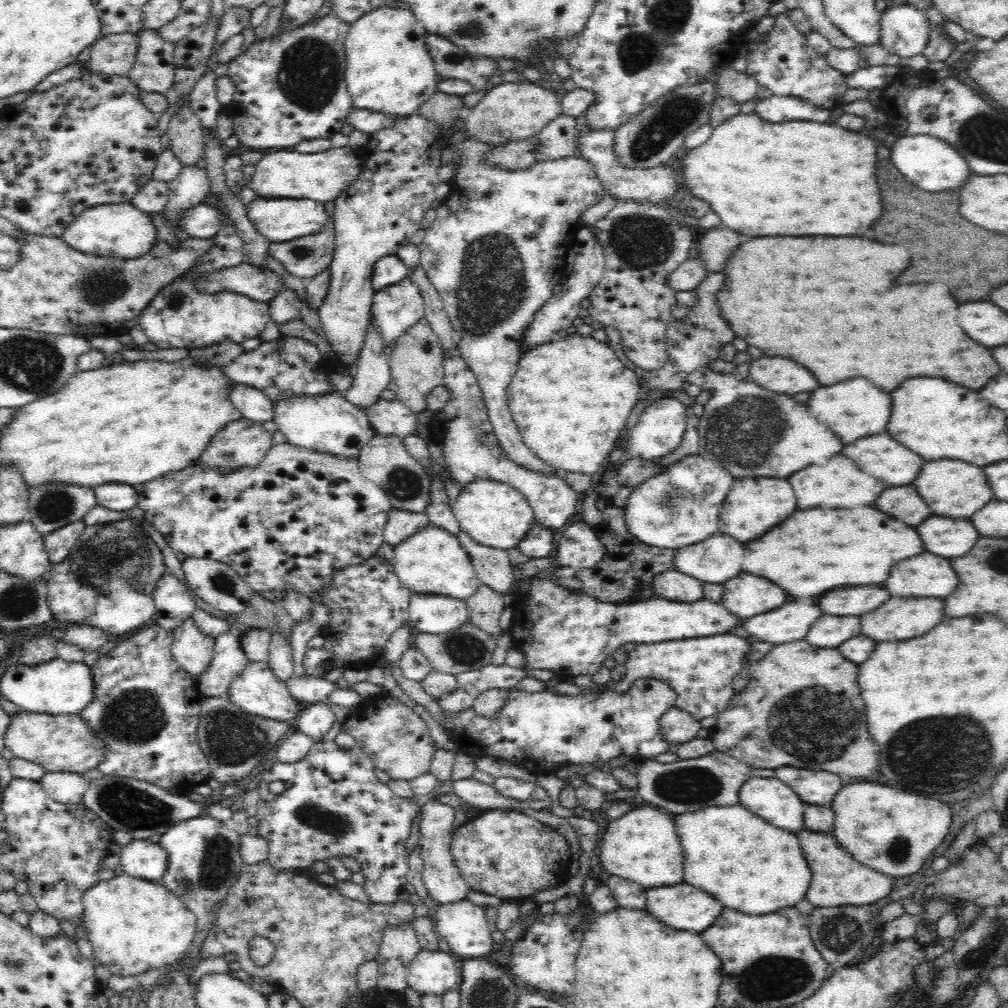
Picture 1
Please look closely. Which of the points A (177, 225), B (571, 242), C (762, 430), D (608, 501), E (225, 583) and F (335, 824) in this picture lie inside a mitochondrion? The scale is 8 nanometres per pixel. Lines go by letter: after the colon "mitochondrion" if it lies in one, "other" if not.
A: other
B: other
C: mitochondrion
D: other
E: mitochondrion
F: mitochondrion

